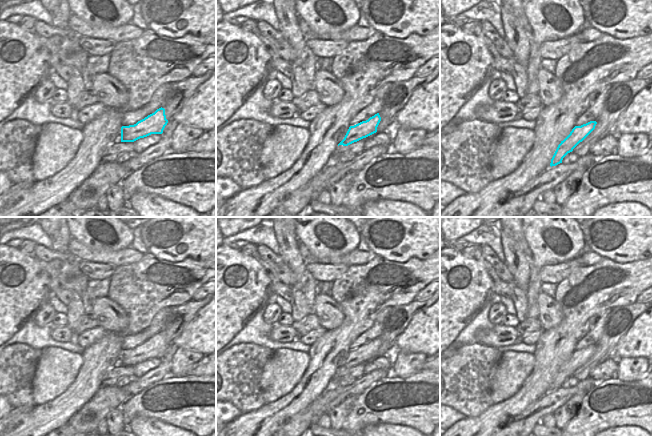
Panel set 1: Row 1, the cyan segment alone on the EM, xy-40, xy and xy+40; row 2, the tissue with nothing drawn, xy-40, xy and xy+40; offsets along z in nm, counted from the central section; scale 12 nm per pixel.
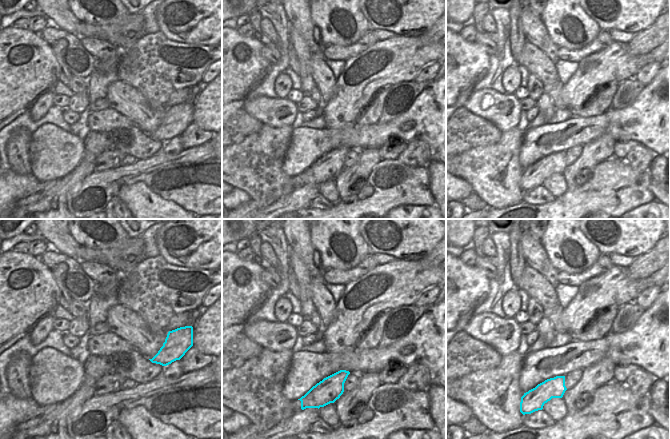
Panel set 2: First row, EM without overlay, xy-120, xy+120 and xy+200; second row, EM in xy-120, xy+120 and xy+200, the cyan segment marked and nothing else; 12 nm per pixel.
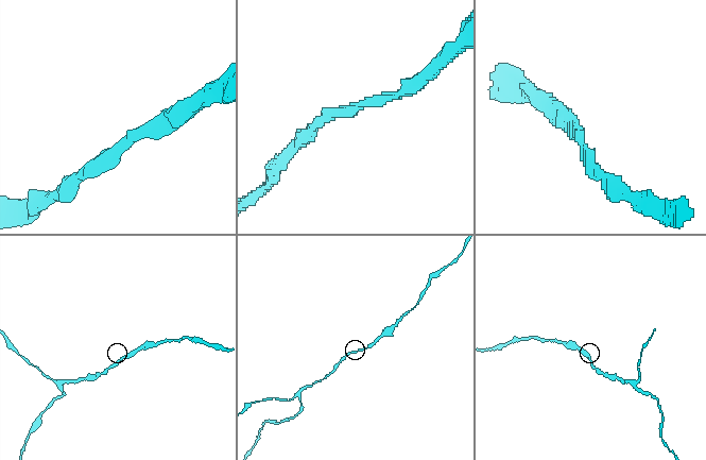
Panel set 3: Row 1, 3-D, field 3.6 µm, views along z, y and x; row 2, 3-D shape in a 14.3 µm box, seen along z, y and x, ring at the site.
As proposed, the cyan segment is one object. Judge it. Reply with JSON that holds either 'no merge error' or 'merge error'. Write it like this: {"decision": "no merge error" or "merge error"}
{"decision": "no merge error"}

